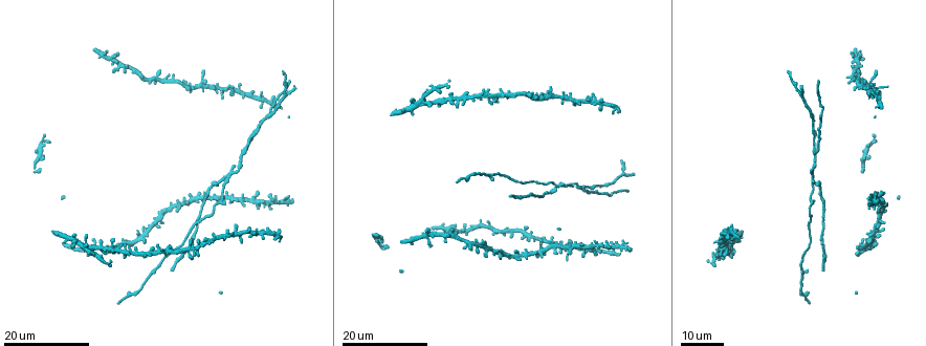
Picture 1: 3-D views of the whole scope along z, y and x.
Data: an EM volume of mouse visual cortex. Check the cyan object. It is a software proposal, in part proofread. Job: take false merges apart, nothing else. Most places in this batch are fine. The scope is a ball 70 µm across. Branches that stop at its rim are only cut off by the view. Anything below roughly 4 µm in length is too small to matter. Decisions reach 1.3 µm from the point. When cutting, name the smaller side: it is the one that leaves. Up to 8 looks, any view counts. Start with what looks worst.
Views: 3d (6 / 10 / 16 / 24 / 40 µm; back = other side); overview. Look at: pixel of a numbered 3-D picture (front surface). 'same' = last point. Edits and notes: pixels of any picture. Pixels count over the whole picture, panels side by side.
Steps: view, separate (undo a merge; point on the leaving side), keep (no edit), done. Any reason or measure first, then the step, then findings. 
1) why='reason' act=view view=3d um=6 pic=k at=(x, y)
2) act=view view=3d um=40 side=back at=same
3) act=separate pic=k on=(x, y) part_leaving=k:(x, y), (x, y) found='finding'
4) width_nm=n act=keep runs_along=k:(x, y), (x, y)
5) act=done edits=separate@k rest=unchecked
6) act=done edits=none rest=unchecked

why='calibre changes' act=view view=3d um=24 pic=1 at=(211, 213)

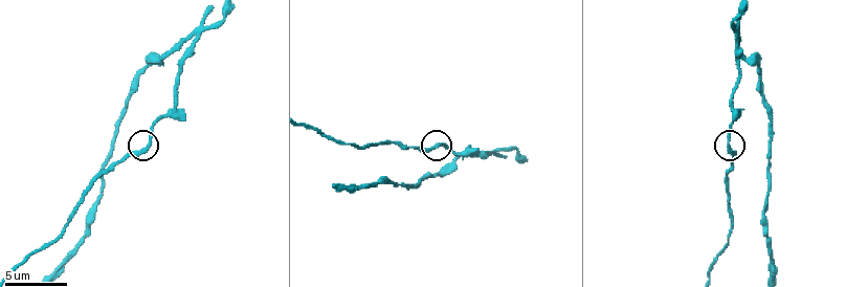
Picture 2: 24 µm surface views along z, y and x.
act=view view=3d um=10 pic=2 at=(728, 146)

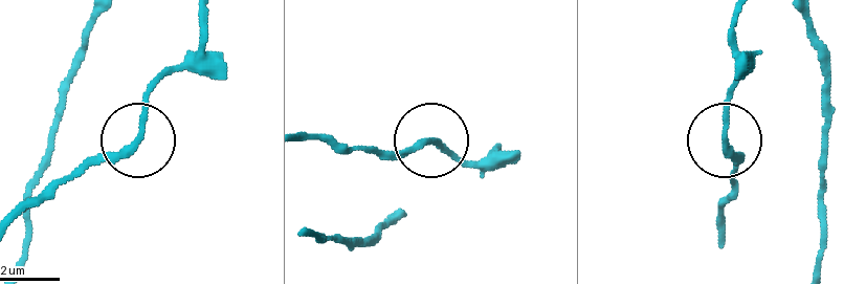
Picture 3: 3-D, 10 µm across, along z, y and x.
act=keep found='all the same cell'

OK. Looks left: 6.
why='four arms meet' act=view view=3d um=16 pic=1 at=(553, 249)

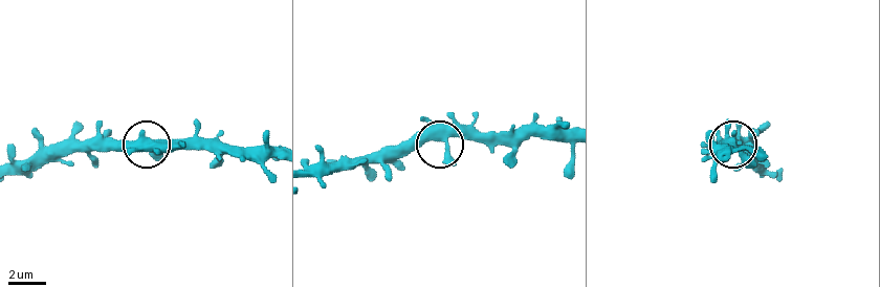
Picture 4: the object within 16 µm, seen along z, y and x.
act=view view=3d um=6 pic=4 at=(427, 137)

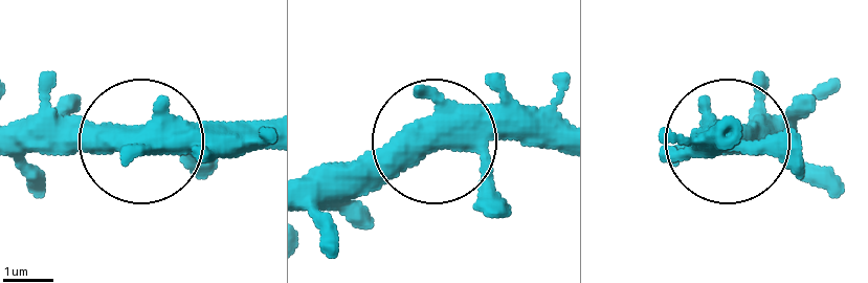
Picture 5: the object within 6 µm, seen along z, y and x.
arms=4 act=keep found='all the same cell'

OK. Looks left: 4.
why='two arms in line, one across' act=view view=3d um=24 pic=1 at=(246, 152)

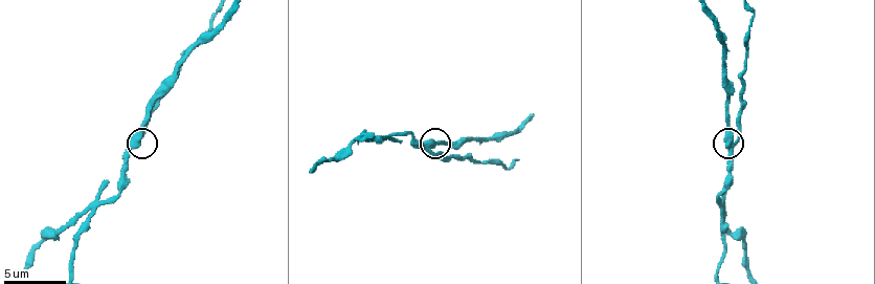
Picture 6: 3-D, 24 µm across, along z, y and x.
act=view view=3d um=6 pic=6 at=(431, 150)

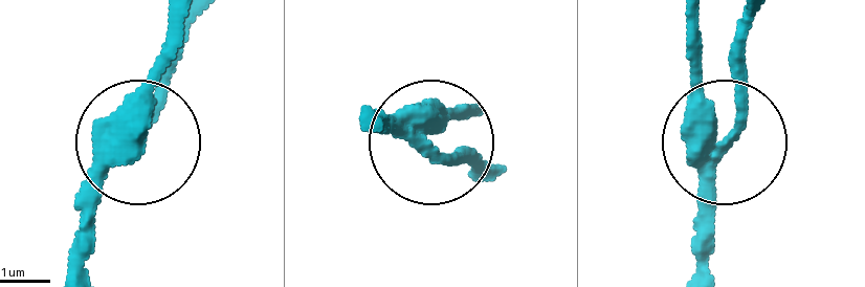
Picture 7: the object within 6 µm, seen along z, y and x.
arms=3 act=separate pic=7 on=(150, 114) part_leaving=7:(96, 169), (101, 124), (172, 23) found='a second cell is stuck on'

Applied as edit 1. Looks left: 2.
act=view view=3d um=16 pic=1 at=(499, 172)

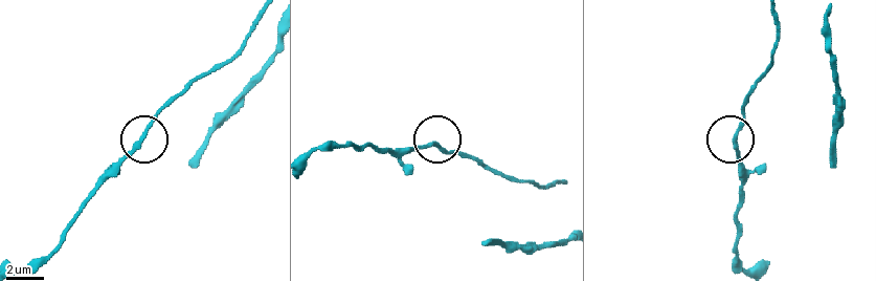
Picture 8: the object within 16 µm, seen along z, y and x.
act=view view=3d um=6 pic=8 at=(434, 145)

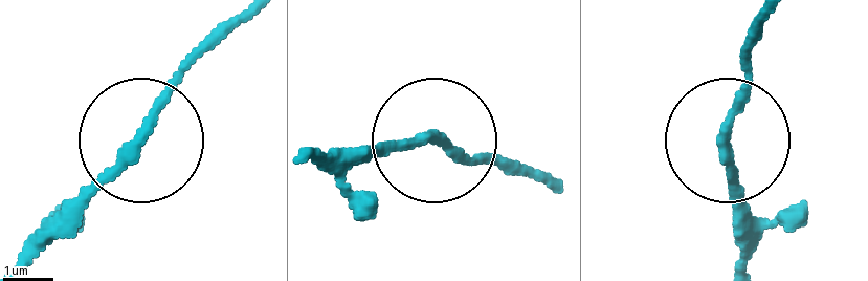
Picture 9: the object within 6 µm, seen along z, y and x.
side_arm_um=15 act=keep runs_along=9:(241, 15), (44, 236) found='all the same cell'

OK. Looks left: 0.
act=done edits=separate@7 rest=unchecked

